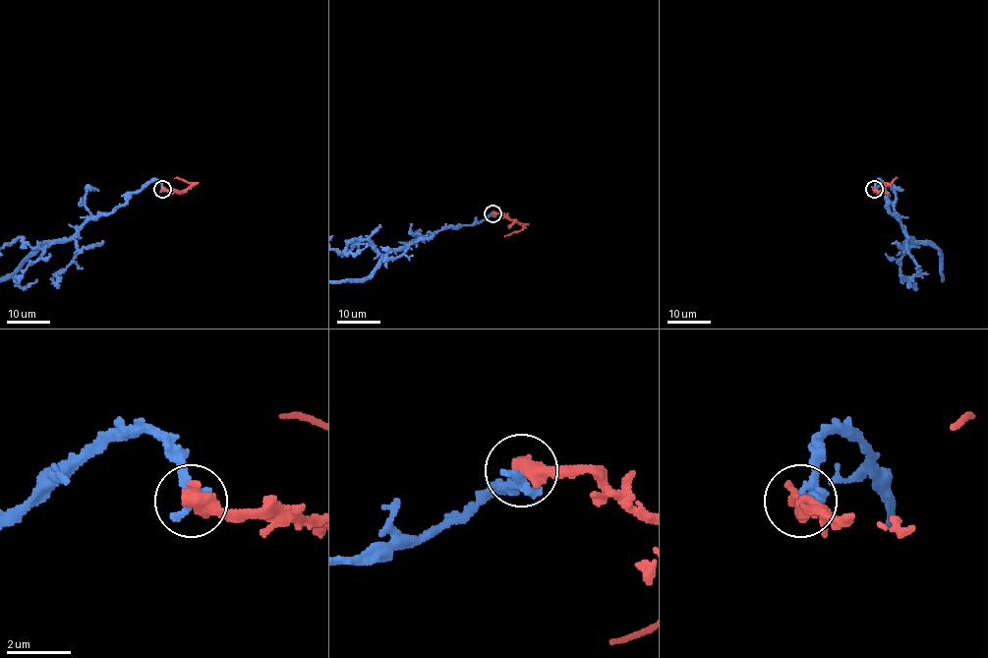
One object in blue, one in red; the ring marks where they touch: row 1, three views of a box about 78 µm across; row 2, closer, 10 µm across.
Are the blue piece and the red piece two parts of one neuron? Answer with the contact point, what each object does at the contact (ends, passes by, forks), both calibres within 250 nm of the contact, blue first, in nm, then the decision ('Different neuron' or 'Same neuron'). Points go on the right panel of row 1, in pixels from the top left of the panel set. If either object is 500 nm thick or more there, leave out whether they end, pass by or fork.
Place: (874, 189). Thickness 360 nm (blue) against 500 nm. Different neuron

